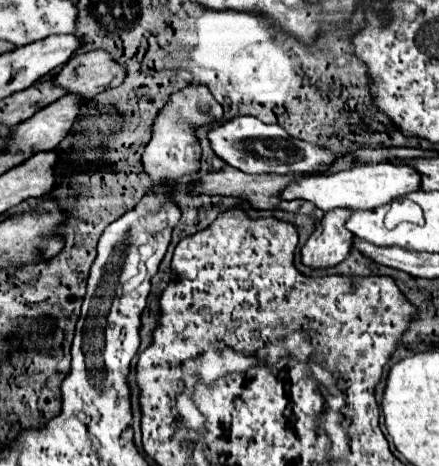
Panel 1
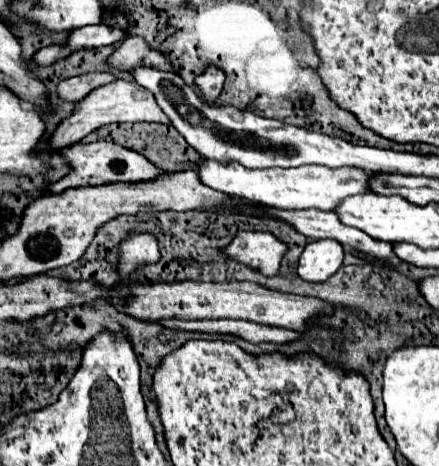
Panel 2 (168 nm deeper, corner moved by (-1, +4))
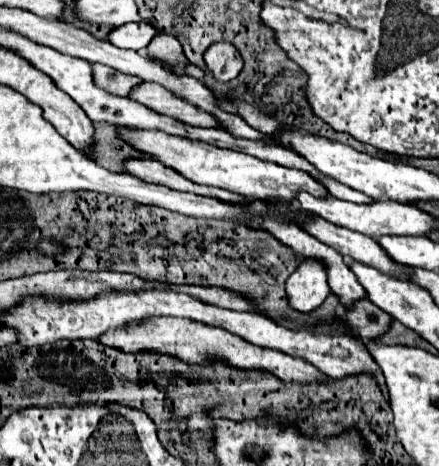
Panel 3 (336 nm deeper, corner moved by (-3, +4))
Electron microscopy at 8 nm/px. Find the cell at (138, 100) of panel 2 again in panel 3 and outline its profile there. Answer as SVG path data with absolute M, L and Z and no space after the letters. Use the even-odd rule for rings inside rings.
M141 82L139 86L135 86L135 90L131 90L129 98L143 102L143 106L151 106L151 110L159 110L159 114L171 114L171 118L179 118L189 126L203 126L203 128L217 126L217 120L211 114L197 110L195 106L183 102L181 98L177 98L175 94L153 82Z

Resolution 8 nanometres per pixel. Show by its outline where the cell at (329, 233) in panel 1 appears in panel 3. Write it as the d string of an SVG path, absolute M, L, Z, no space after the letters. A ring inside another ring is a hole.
M303 258L297 270L287 278L287 296L295 310L311 312L329 294L327 268L323 262L313 258Z

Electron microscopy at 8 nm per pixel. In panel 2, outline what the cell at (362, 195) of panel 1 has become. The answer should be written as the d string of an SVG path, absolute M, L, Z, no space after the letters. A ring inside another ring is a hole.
M209 158L197 162L197 174L201 182L213 190L219 190L229 196L245 198L255 204L263 206L285 206L285 208L319 208L319 210L333 210L341 198L353 194L369 192L369 174L359 168L327 168L327 166L299 166L299 168L267 168L267 170L253 170L245 168L239 162L221 164Z

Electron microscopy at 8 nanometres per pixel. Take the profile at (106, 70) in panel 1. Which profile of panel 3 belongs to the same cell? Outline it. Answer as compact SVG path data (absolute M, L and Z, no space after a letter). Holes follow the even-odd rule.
M159 34L159 38L155 38L155 42L151 42L151 46L145 48L147 56L151 58L159 58L161 62L171 62L171 64L189 64L181 44L177 42L175 36L169 34Z

